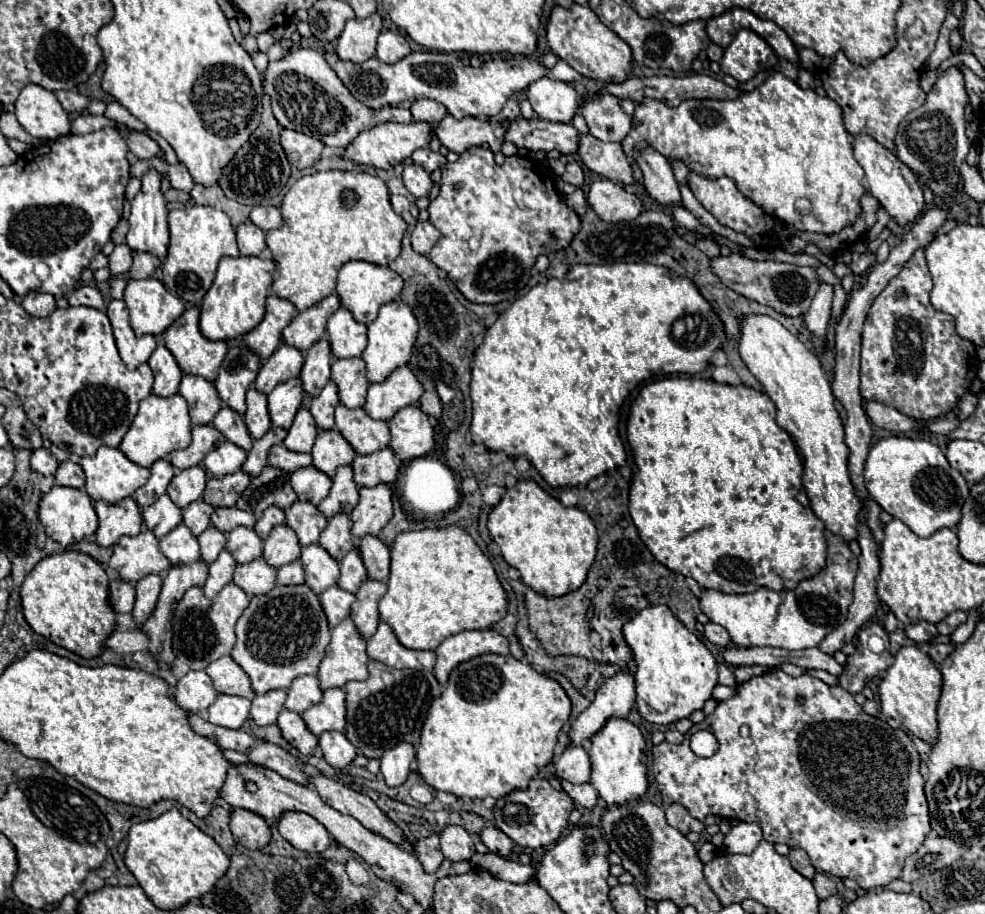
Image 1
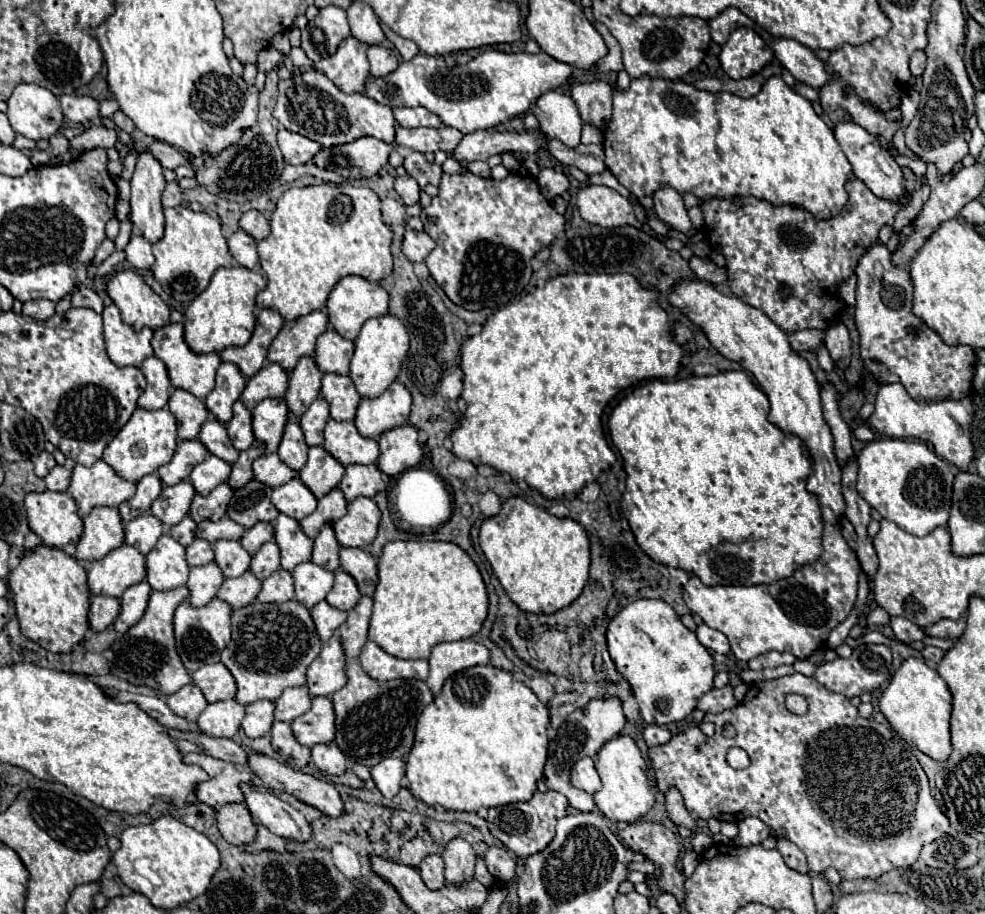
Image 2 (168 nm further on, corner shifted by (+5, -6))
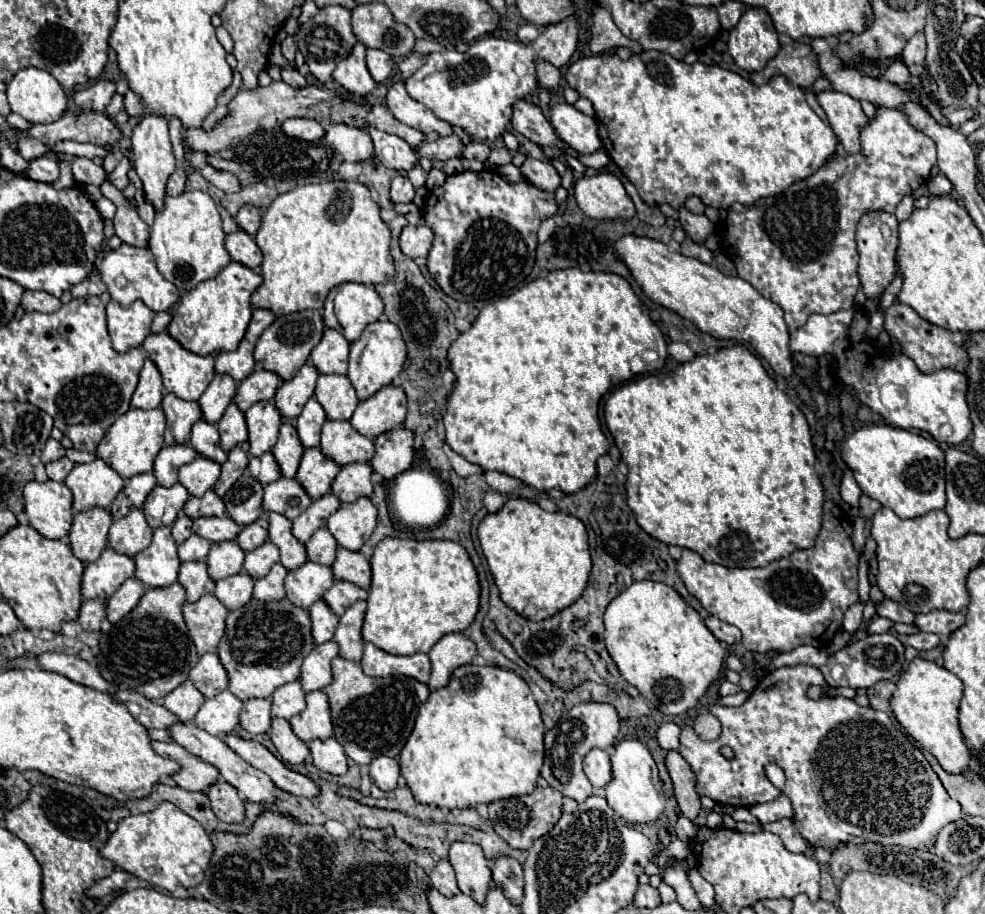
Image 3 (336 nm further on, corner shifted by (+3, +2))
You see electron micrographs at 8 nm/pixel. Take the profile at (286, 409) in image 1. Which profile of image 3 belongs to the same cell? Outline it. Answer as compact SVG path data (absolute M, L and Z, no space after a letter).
M259 401L245 411L245 419L251 443L249 453L253 457L261 457L263 453L271 451L271 447L277 443L281 413L273 401Z

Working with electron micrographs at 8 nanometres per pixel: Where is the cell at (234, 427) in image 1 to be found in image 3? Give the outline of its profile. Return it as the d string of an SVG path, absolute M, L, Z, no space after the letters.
M199 419L191 429L191 441L189 445L203 457L209 457L217 463L227 461L227 451L219 445L219 431L213 423L207 423L205 419Z

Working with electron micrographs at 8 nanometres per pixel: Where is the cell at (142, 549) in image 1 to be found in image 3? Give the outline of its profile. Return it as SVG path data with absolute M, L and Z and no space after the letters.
M107 547L97 561L85 565L81 595L83 599L111 597L111 593L115 593L119 585L133 575L135 561L125 553L115 553L115 549Z

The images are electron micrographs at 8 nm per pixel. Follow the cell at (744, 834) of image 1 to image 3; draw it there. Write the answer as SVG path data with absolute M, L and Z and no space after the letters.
M785 795L777 797L777 799L775 799L775 801L771 801L771 803L753 805L749 811L759 819L759 823L761 823L761 825L769 825L769 823L779 821L779 819L783 819L783 817L793 817L791 801L789 801Z

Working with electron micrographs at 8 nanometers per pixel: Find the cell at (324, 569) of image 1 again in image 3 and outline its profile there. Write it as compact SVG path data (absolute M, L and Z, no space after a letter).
M305 561L301 567L291 569L285 579L287 599L297 607L309 609L315 601L323 597L323 593L333 585L331 567L319 565L313 561Z

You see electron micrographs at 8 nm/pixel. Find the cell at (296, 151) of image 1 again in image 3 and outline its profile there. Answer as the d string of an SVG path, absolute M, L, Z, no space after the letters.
M287 119L281 125L283 133L287 133L287 137L295 137L299 141L317 141L319 137L323 137L323 127L313 121L313 119Z

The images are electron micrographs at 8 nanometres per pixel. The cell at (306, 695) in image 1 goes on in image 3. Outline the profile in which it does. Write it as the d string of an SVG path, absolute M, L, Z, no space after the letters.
M291 681L273 693L273 709L271 709L273 717L291 719L303 709L305 709L305 693L299 681Z

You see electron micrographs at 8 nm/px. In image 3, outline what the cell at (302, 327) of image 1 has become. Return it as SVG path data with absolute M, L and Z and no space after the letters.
M299 311L299 313L277 317L273 325L269 325L263 331L263 335L255 345L255 363L257 365L261 363L263 369L277 373L281 379L291 379L301 369L301 365L305 365L311 349L321 341L323 331L325 331L325 323L319 311Z

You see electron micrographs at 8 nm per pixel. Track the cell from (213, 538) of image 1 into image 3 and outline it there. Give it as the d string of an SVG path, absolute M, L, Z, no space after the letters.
M191 535L185 543L179 545L179 559L181 561L203 561L207 559L211 543L199 535Z

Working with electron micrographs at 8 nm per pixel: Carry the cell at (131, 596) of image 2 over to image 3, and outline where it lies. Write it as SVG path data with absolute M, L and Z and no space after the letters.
M129 577L109 599L107 599L107 619L111 623L121 621L135 605L139 603L139 597L143 597L145 587L141 581L135 581L135 577Z

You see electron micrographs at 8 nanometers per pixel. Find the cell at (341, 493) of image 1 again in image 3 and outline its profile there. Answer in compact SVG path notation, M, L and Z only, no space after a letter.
M327 493L327 495L319 497L319 499L313 499L311 505L297 519L293 519L293 535L301 543L307 543L317 529L327 525L327 519L339 507L341 507L341 501L333 493Z

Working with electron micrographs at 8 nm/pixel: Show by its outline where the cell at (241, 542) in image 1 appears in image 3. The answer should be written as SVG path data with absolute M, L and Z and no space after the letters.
M237 541L211 543L211 551L207 557L209 575L215 581L231 577L243 569L243 559L245 559L245 551L239 549Z

